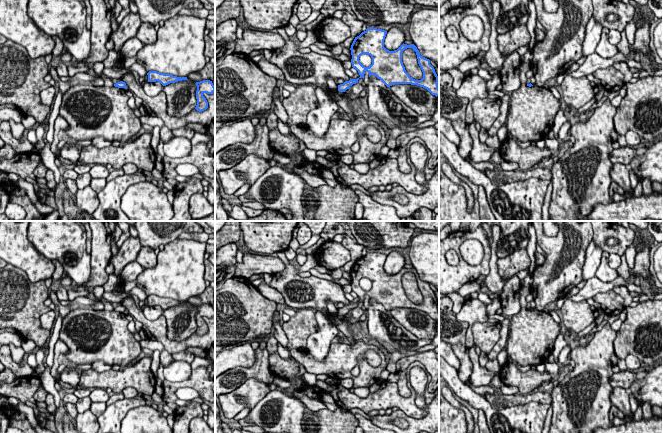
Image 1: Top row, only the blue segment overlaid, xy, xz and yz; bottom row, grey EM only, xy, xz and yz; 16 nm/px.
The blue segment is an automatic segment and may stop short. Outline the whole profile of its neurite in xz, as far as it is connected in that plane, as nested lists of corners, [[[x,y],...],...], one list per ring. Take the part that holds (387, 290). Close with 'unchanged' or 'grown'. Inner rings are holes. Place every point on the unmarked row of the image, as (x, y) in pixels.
[[[367,252],[359,260],[355,261],[351,269],[351,287],[360,301],[364,303],[367,295],[369,301],[375,299],[387,311],[394,308],[411,308],[427,313],[432,319],[439,320],[438,304],[434,291],[430,284],[421,280],[414,268],[402,268],[397,274],[389,275],[384,271],[387,255],[377,252]],[[412,272],[417,279],[418,288],[423,296],[421,304],[413,303],[405,294],[402,286],[402,277],[405,273]],[[368,278],[372,282],[372,288],[365,291],[360,287],[359,281]]] | unchanged

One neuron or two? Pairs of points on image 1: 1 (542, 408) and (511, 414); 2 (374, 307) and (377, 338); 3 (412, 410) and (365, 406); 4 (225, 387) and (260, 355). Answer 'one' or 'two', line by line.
1: one
2: one
3: one
4: one

